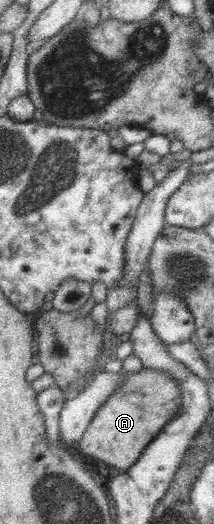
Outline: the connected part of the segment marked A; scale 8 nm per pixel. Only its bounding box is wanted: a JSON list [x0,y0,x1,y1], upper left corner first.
[75,367,179,472]

